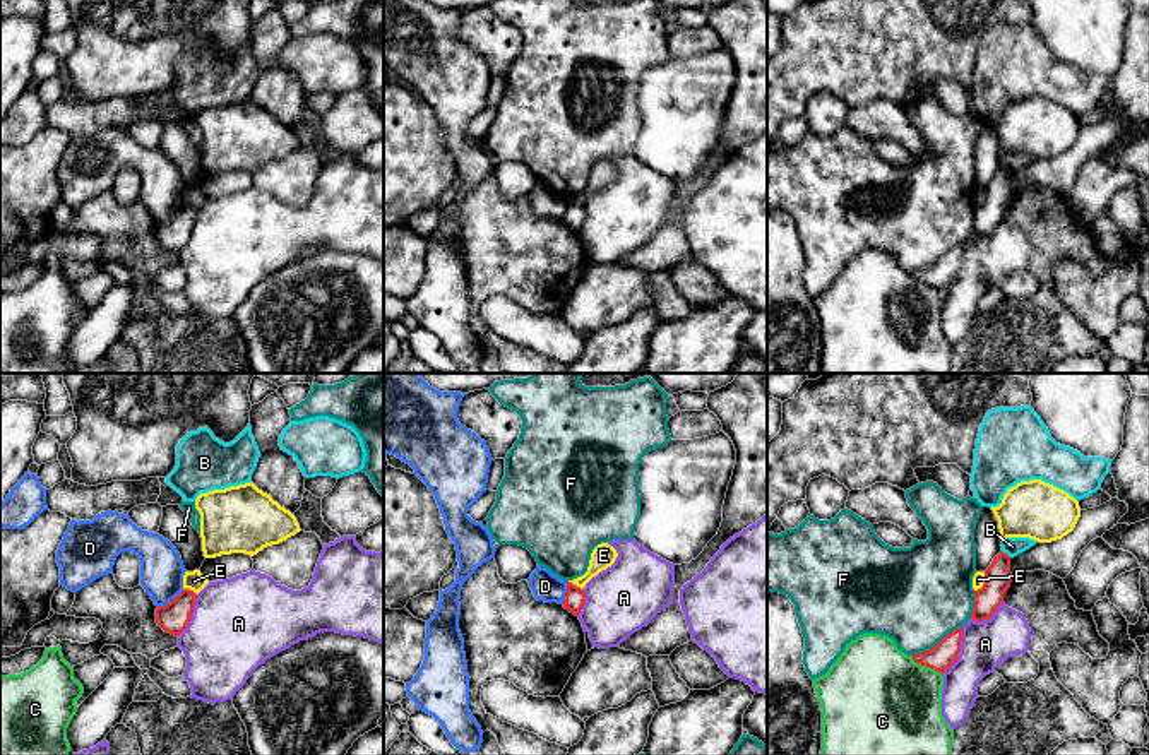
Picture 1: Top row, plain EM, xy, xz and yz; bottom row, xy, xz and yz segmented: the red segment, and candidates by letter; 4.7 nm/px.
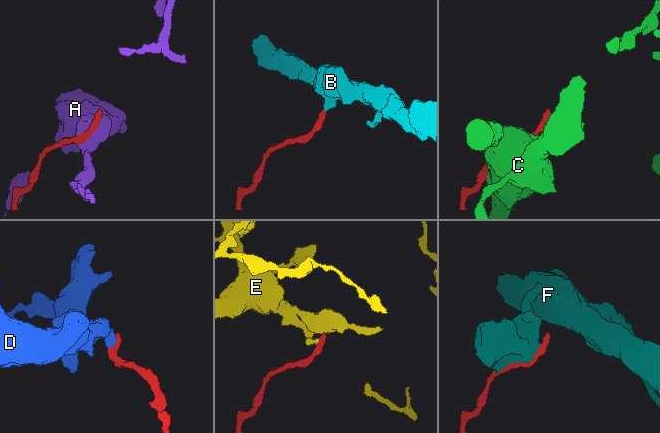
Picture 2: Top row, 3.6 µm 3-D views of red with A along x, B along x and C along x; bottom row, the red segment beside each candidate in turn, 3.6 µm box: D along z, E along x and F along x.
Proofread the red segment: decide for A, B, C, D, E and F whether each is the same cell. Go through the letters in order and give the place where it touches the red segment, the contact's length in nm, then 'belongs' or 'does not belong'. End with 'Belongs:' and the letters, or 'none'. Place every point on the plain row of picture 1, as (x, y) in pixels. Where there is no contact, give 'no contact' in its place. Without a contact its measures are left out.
A: contact yz (959, 267); length 240 nm; does not belong
B: contact yz (1006, 170); length 60 nm; does not belong
C: contact yz (927, 283); length 180 nm; does not belong
D: contact xy (170, 218); length 160 nm; does not belong
E: contact yz (985, 199); length 110 nm; does not belong
F: contact yz (937, 261); length 280 nm; does not belong
Belongs: none

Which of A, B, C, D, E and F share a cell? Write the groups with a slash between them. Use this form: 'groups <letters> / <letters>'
groups A / B / C / D / E / F

